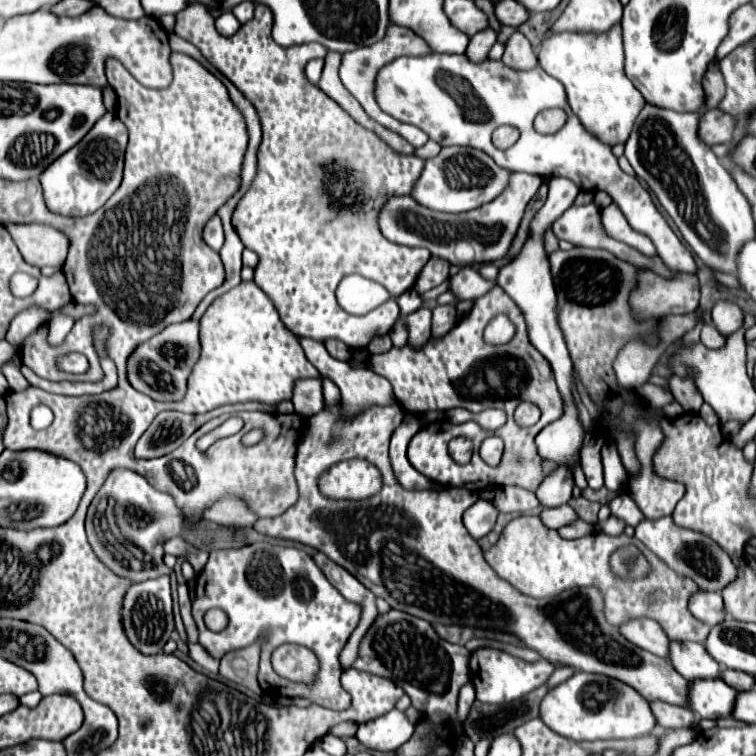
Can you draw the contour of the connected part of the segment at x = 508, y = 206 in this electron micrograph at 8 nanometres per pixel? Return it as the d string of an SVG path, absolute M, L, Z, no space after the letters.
M512 172L504 194L496 196L486 206L468 210L466 214L446 214L420 206L410 196L392 196L378 212L378 226L384 238L402 246L424 246L432 256L440 256L456 266L470 266L474 262L496 262L508 252L516 236L524 208L540 188L542 178L534 174Z

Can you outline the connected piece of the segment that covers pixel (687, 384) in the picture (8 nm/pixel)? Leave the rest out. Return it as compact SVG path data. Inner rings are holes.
M672 376L668 382L670 382L668 386L670 386L672 394L674 394L674 400L678 400L686 412L698 412L700 410L704 400L696 392L696 386L694 386L694 382L690 378Z

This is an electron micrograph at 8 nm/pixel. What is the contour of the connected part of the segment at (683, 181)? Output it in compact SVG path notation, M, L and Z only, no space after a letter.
M646 104L636 118L624 156L636 176L656 194L696 256L710 270L736 274L736 258L742 246L754 238L754 220L746 198L732 182L728 170L696 134L702 112L706 112L704 106L696 114L680 114Z

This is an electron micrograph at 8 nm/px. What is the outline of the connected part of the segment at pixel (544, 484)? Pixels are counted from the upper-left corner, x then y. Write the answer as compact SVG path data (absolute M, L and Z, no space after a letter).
M558 464L558 468L554 468L550 474L544 476L544 480L540 482L536 490L540 504L544 504L546 508L568 504L568 500L572 498L572 490L574 490L574 474L570 468L572 468L570 464L568 466Z

